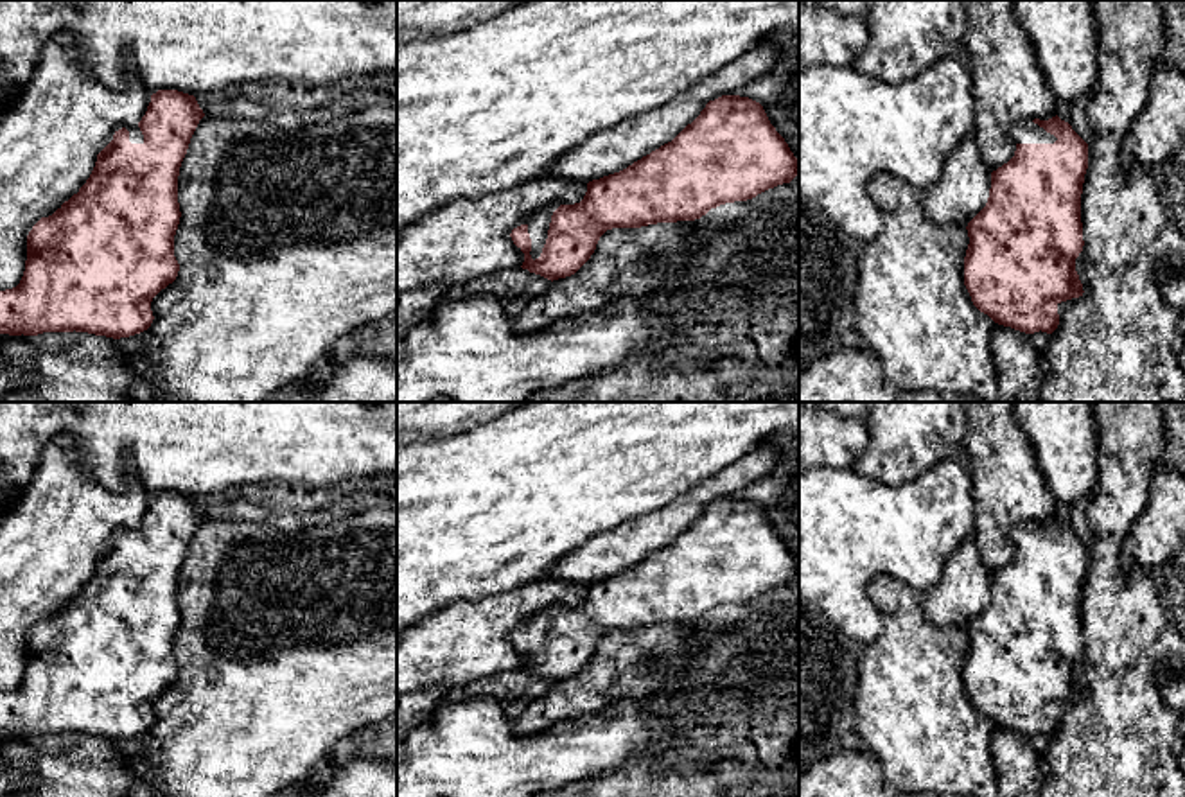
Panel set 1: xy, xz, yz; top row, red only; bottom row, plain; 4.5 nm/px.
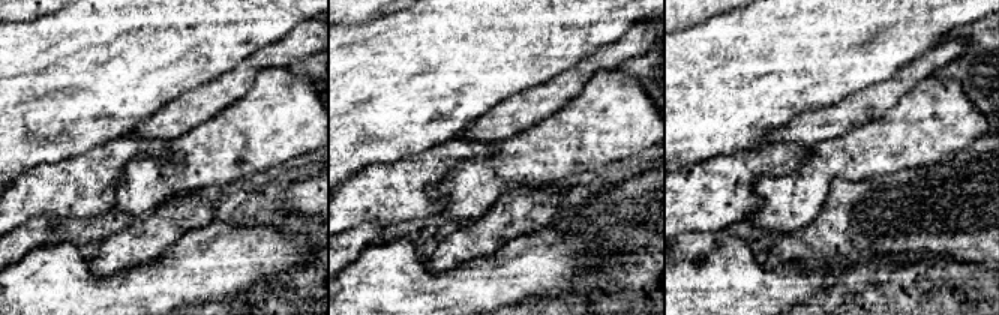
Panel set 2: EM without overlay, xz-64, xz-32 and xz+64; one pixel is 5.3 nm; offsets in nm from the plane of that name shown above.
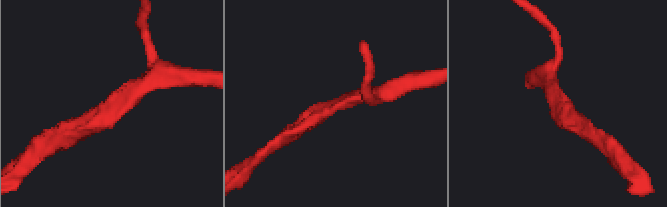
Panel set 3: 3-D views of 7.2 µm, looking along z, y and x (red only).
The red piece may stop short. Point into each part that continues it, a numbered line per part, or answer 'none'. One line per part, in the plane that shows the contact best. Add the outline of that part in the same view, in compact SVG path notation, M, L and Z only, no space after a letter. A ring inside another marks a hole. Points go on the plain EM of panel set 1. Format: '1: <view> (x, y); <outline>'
1: xz (537, 630); M551 609L540 616L537 616L530 625L528 625L528 635L531 641L531 661L539 661L542 655L542 650L546 646L548 641L548 632L549 632L549 625L551 625L551 617L558 609Z

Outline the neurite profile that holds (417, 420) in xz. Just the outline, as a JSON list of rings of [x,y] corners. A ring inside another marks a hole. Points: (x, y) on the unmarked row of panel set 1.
[[[397,402],[397,443],[429,442],[485,424],[524,402]]]

